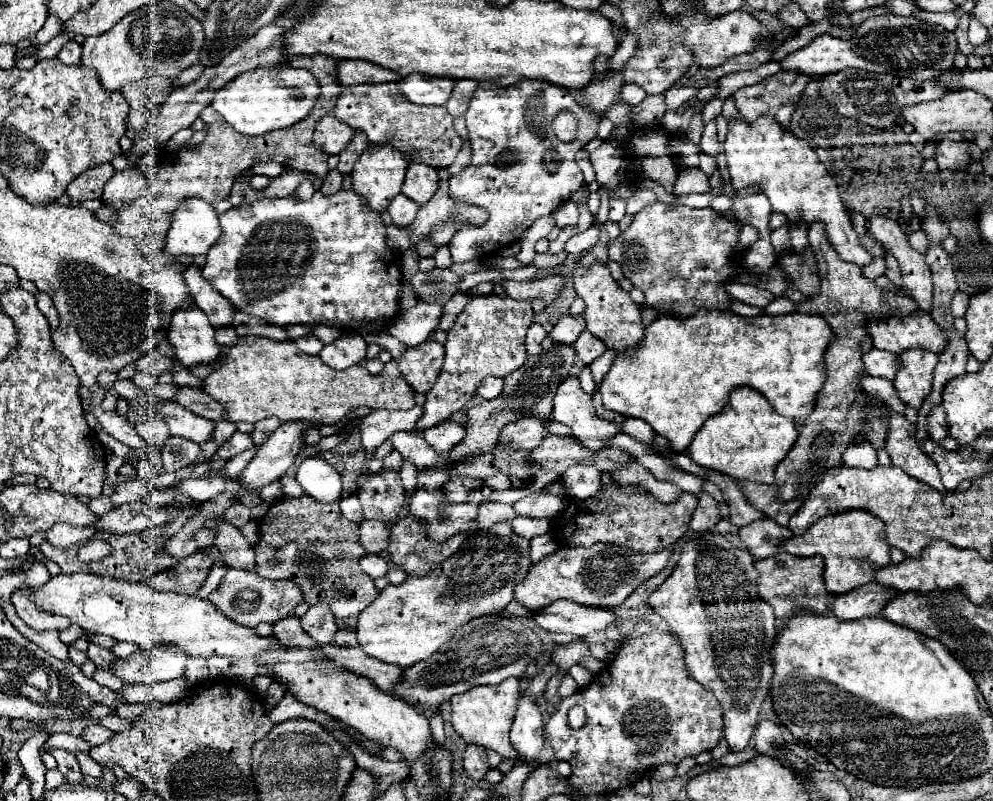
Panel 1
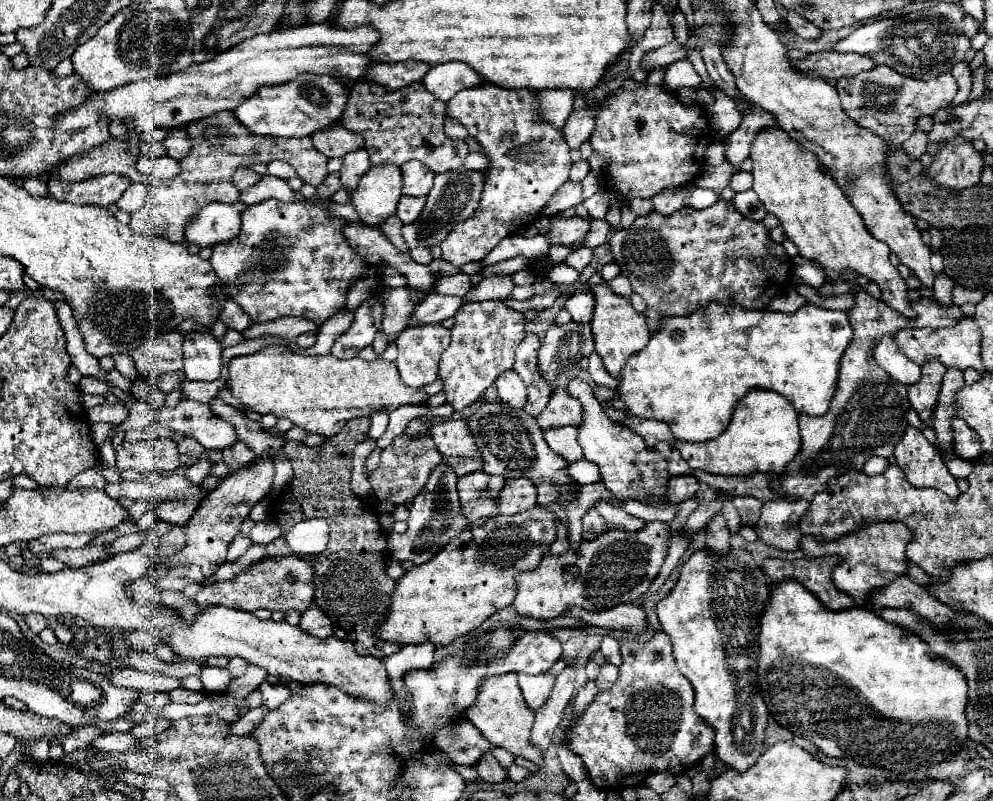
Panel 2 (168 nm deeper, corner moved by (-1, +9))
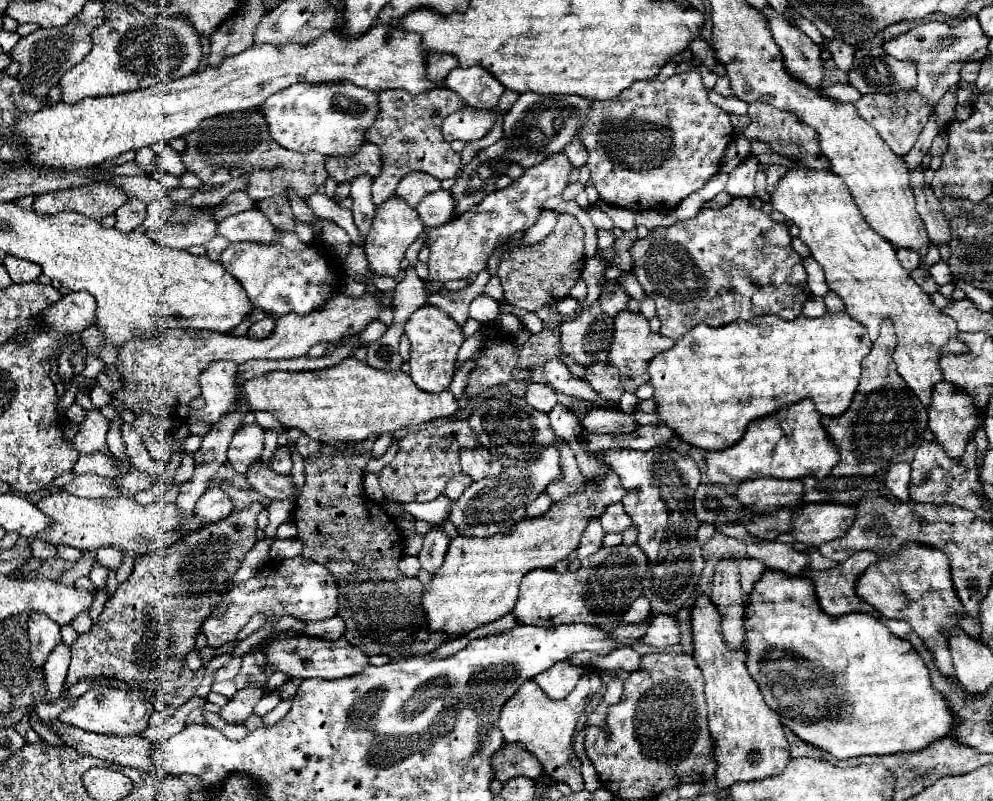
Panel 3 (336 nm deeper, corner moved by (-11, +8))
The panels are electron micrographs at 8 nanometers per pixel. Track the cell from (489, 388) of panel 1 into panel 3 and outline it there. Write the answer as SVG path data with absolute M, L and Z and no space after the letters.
M528 382L524 398L532 408L542 412L548 412L548 408L556 404L556 392L548 384L540 384L540 382Z

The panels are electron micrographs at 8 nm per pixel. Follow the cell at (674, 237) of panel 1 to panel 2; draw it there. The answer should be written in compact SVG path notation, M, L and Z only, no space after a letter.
M718 199L712 207L694 211L684 209L668 217L652 211L650 215L638 217L632 227L620 229L610 239L610 249L614 261L620 265L622 275L630 279L632 291L642 295L648 303L646 323L650 331L660 331L662 321L670 317L686 317L698 309L708 307L708 303L722 305L740 305L746 309L764 311L768 303L790 287L792 263L782 245L770 239L770 231L760 221L746 219L732 201Z

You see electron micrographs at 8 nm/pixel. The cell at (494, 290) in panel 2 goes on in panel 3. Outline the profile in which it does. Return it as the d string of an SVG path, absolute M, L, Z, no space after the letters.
M560 214L556 228L548 234L546 240L534 246L520 246L502 256L498 276L504 288L504 298L524 308L526 312L534 312L542 304L558 302L560 298L570 294L570 288L582 274L584 264L584 228L578 224L576 216Z

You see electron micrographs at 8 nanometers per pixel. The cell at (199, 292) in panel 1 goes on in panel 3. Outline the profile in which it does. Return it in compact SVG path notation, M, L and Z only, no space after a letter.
M264 318L264 320L258 320L258 322L254 322L252 326L250 326L250 330L248 330L248 336L250 338L262 338L262 336L266 336L266 334L270 334L272 330L274 330L274 320L270 320L270 318Z

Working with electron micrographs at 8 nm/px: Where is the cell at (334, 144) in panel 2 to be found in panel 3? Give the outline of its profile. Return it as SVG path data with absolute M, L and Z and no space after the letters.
M362 142L360 150L350 156L330 156L326 158L326 168L336 182L350 182L354 176L370 174L376 176L382 162L382 154L372 142Z

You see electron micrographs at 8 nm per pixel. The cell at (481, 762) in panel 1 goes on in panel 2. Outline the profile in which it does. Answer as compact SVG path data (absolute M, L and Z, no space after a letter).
M484 755L482 761L476 765L476 771L480 775L482 781L494 785L494 783L502 783L508 779L508 773L504 767L500 767L500 763L494 759L494 755Z

